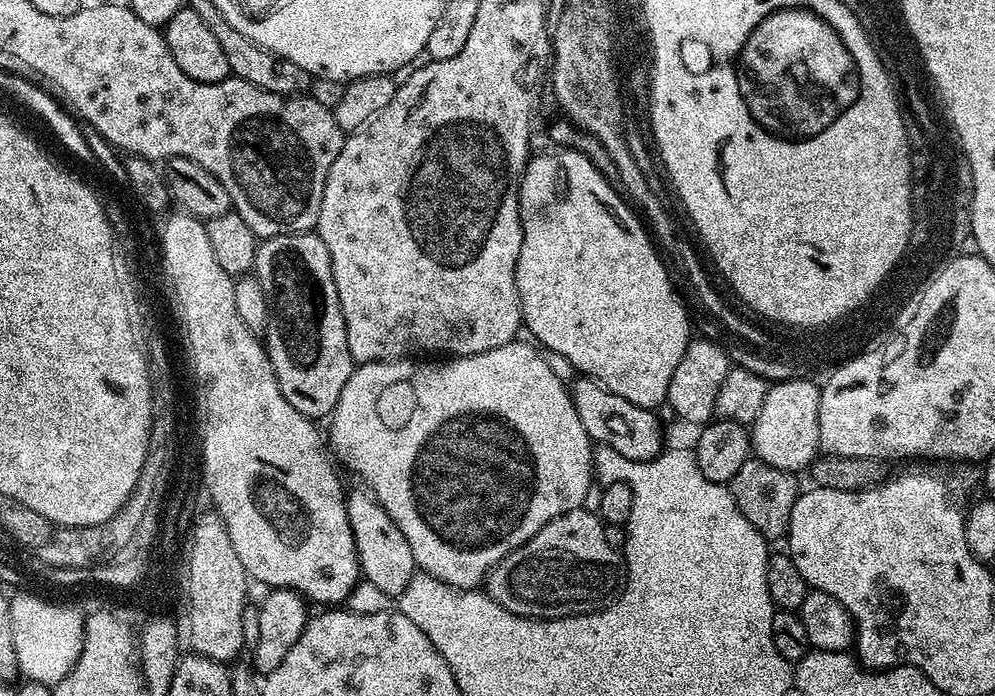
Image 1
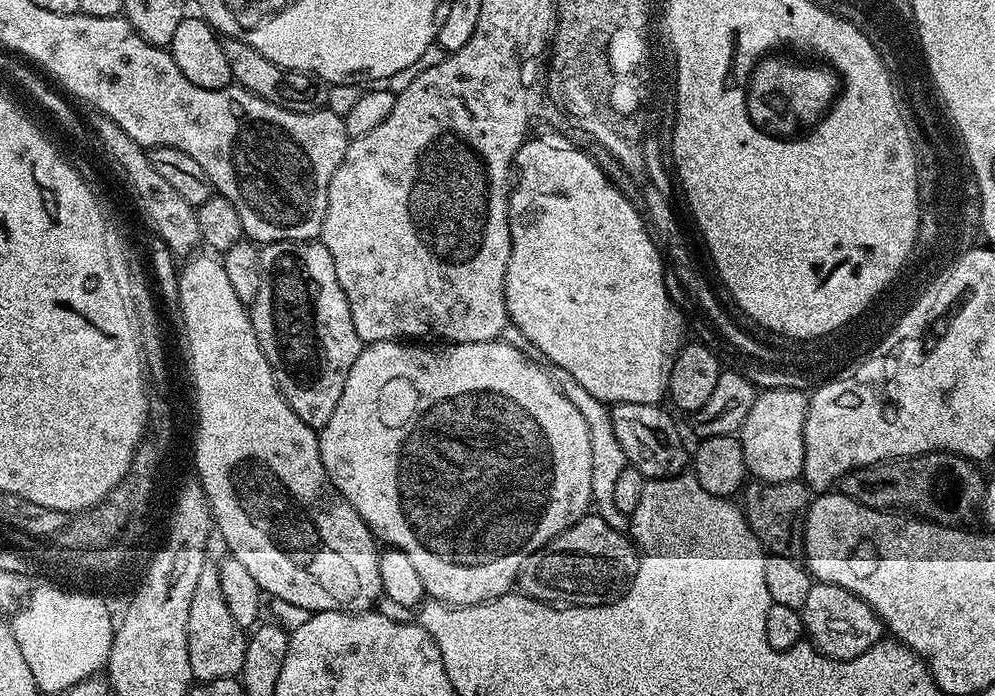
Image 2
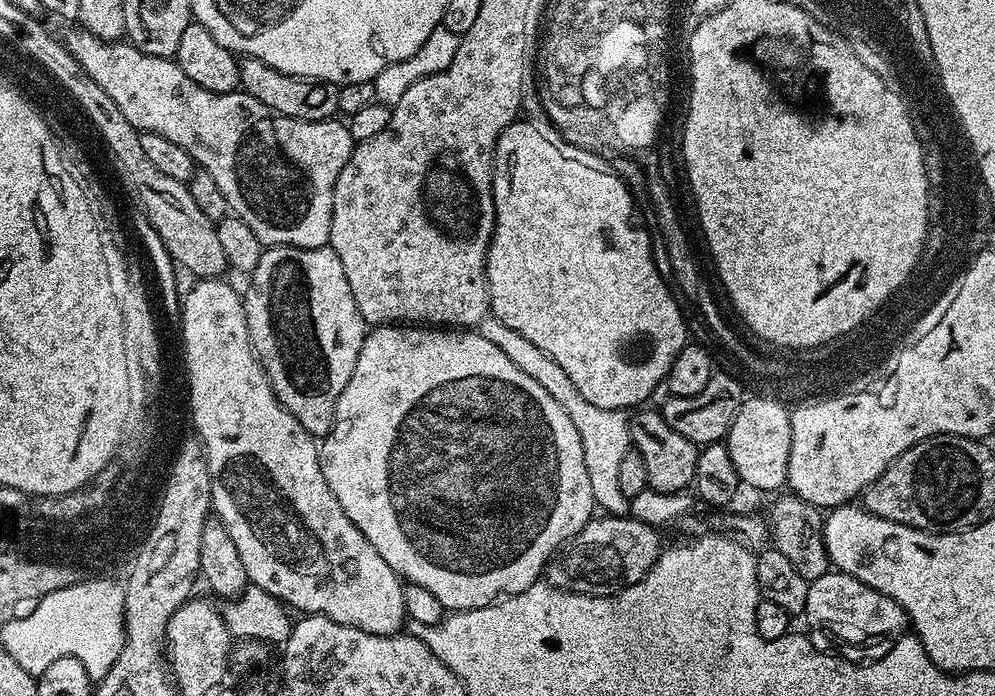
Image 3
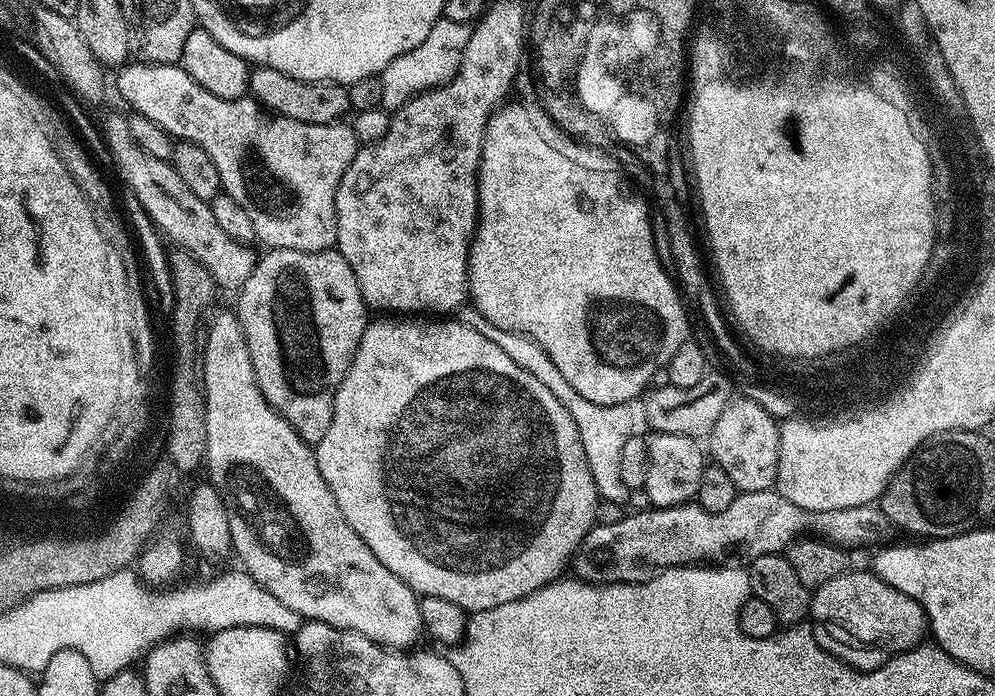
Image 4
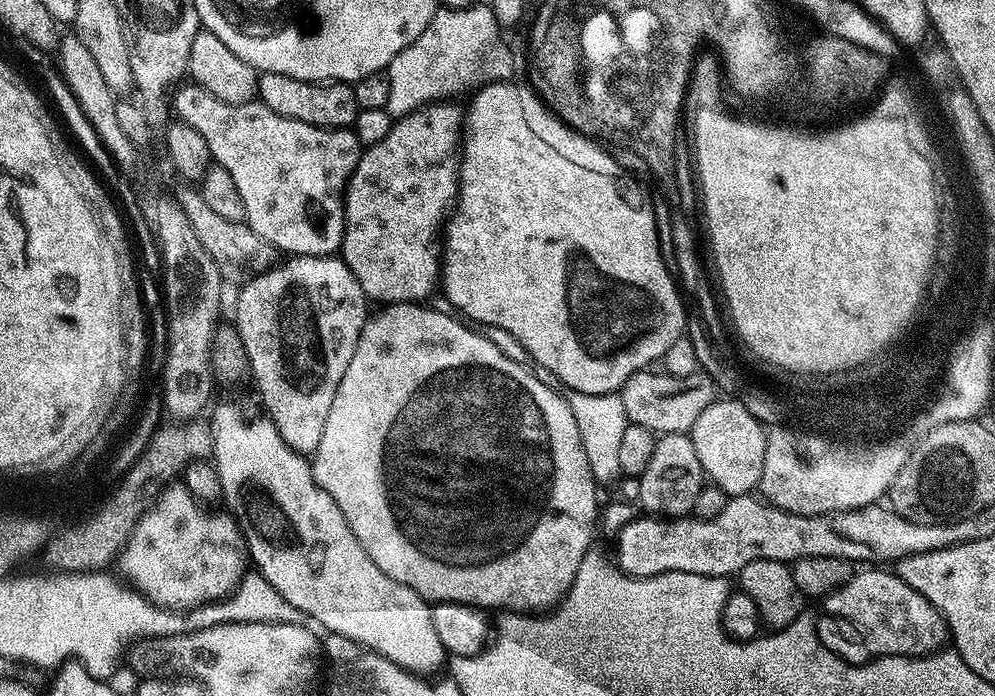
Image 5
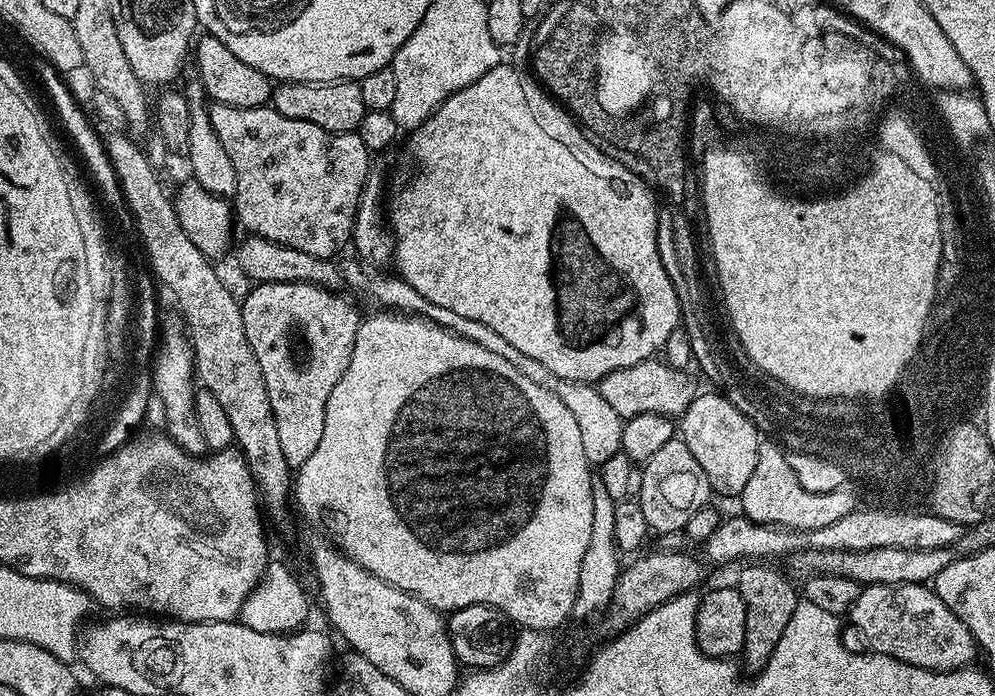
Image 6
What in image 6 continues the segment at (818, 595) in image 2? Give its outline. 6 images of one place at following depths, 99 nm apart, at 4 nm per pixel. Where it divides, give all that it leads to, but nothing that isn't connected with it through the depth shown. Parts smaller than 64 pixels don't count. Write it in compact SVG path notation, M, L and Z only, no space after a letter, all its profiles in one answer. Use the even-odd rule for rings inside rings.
M870 584L861 587L858 602L854 602L850 613L852 624L864 635L871 651L898 658L904 664L925 668L931 672L953 672L955 668L966 668L978 656L976 640L972 632L938 598L928 584Z

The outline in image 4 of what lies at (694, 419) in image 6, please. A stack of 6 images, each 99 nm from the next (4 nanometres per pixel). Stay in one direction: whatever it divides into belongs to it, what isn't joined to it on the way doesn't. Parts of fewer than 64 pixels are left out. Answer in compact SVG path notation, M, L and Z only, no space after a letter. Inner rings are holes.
M745 398L729 399L706 437L706 448L710 453L711 463L717 464L726 472L730 482L734 482L737 493L767 492L775 485L780 424L768 408Z

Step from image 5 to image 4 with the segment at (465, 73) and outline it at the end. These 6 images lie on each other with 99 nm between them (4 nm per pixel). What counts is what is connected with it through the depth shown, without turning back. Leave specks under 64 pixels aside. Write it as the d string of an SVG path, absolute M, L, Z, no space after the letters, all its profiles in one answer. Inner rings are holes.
M440 19L438 23L426 34L425 40L414 50L394 58L390 66L379 75L382 82L382 102L380 107L391 114L397 112L406 102L419 96L421 92L428 92L431 88L440 88L450 83L460 68L460 63L466 50L466 42L470 38L472 28L462 22Z

